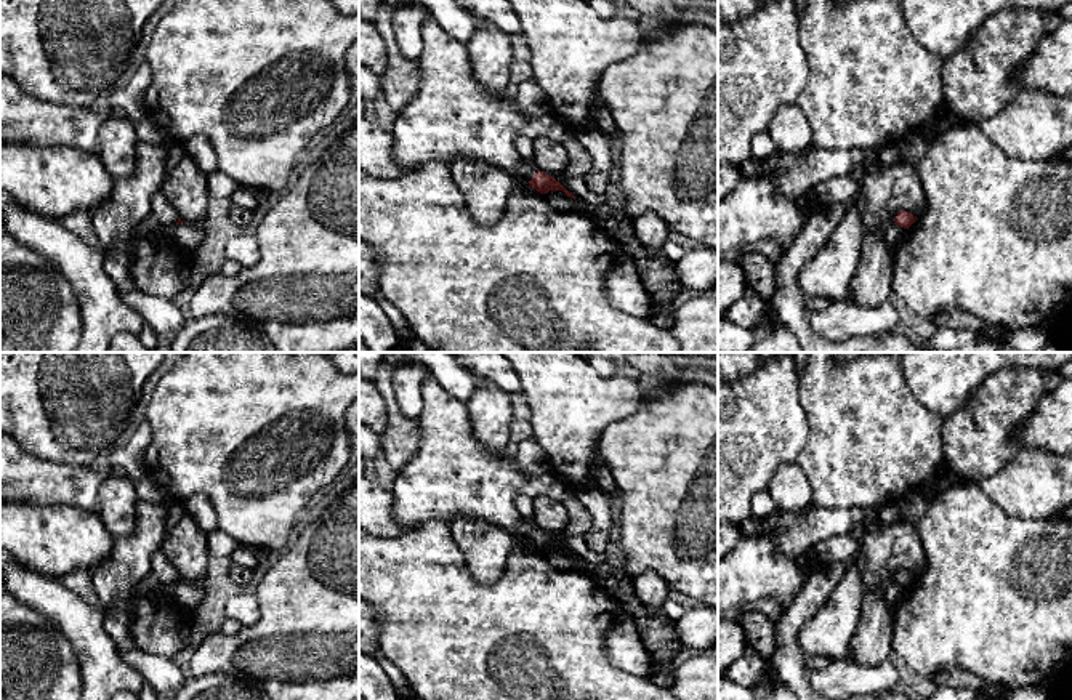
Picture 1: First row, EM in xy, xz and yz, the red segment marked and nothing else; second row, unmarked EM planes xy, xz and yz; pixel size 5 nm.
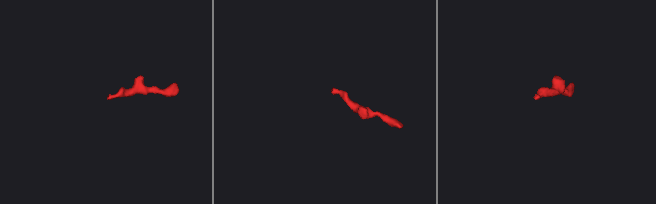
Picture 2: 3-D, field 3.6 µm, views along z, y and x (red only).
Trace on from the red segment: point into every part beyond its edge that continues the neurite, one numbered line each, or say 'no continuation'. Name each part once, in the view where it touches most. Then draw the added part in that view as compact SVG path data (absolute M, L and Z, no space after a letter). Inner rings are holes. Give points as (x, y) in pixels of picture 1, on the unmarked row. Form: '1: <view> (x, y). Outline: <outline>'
1: xz (524, 531). Outline: M521 517L516 527L514 537L516 540L527 543L535 533L535 530L537 530L537 525L532 522L532 519Z

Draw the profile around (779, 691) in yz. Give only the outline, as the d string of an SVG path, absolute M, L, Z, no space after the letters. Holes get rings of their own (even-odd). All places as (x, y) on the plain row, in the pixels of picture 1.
M772 674L764 684L769 684L771 689L755 700L800 700L796 692L776 674Z

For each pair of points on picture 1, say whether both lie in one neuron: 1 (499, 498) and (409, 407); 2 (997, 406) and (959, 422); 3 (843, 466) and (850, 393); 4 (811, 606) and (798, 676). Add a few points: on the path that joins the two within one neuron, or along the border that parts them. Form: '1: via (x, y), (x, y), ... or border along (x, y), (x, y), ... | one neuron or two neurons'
1: border along (425, 378), (422, 386), (423, 409), (415, 418) | two neurons
2: via (991, 418), (981, 433), (971, 433) | one neuron
3: via (843, 449), (842, 410) | one neuron
4: via (793, 622), (790, 625), (790, 659) | one neuron

